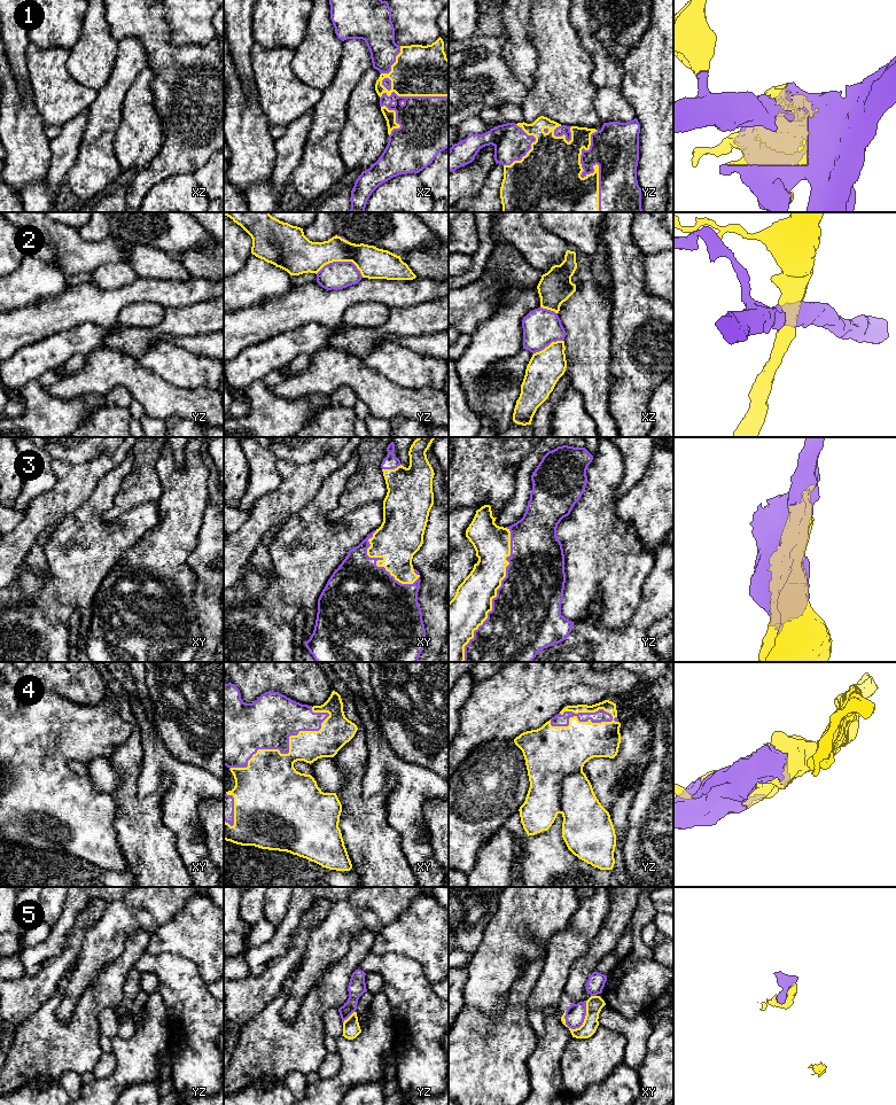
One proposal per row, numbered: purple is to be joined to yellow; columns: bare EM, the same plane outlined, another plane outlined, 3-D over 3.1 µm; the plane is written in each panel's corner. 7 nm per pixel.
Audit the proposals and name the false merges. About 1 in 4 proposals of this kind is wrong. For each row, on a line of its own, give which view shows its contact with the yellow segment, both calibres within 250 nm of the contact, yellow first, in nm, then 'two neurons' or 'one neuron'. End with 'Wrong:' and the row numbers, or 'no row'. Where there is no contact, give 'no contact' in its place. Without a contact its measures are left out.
1: meets yellow in yz; 420 nm thick on the yellow side, 320 nm on the other; one neuron
2: meets yellow in yz; 220 nm thick on the yellow side, 190 nm on the other; two neurons
3: meets yellow in yz; 280 nm thick on the yellow side, 480 nm on the other; one neuron
4: meets yellow in xy; 420 nm thick on the yellow side, 360 nm on the other; one neuron
5: meets yellow in xy; 120 nm thick on the yellow side, 140 nm on the other; two neurons
Wrong: 2, 5

